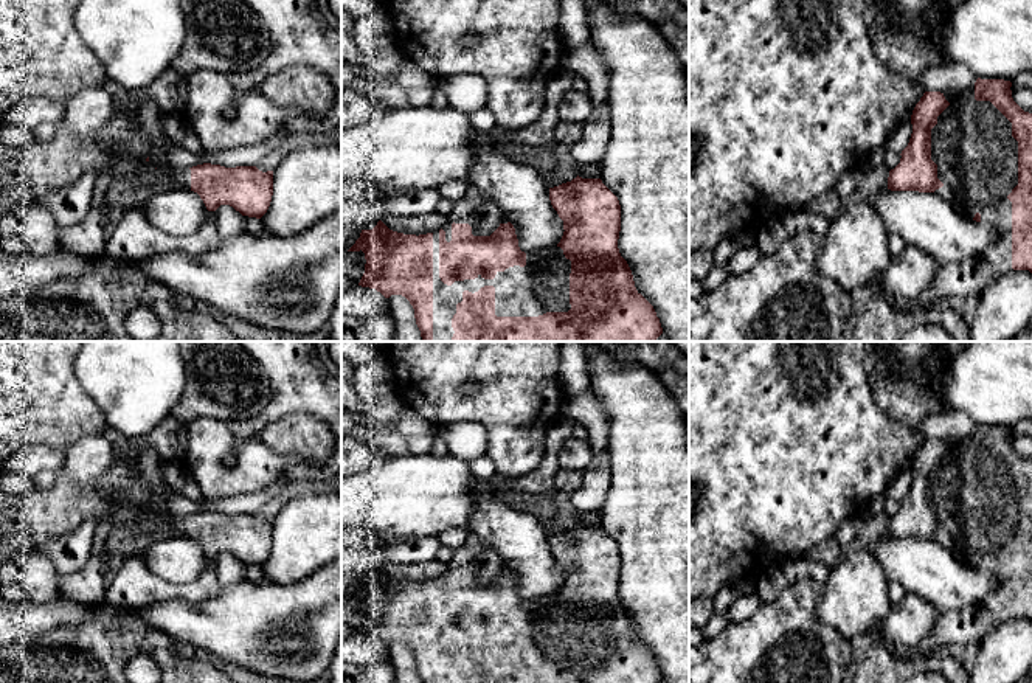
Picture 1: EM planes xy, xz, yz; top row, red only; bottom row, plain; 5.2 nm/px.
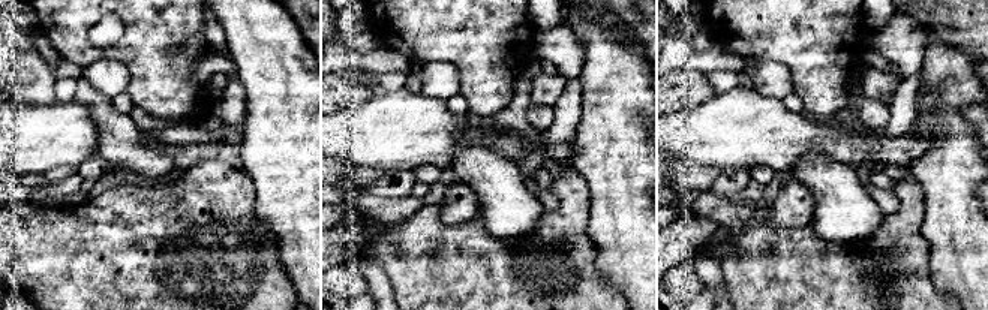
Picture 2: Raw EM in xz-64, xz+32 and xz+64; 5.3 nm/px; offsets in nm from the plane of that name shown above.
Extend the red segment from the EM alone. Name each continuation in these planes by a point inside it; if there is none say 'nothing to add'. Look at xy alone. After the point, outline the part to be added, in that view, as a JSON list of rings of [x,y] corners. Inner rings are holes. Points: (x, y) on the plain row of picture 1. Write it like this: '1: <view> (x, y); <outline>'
1: xy (180, 525); [[[166,515],[168,523],[172,526],[172,536],[191,537],[191,517]]]

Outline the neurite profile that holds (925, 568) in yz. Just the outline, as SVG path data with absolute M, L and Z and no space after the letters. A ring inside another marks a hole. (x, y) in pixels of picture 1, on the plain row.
M885 537L866 545L889 581L897 581L906 593L913 593L934 607L937 615L981 605L995 590L995 576L959 562L948 550L934 540Z

